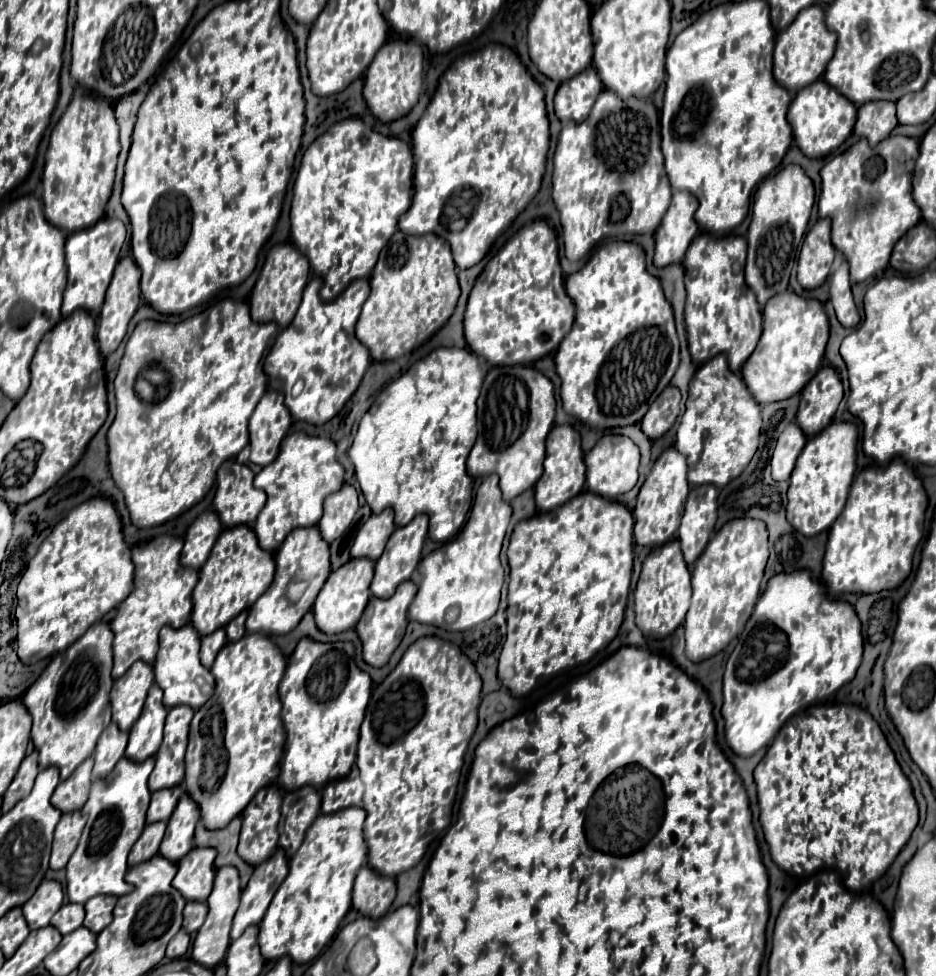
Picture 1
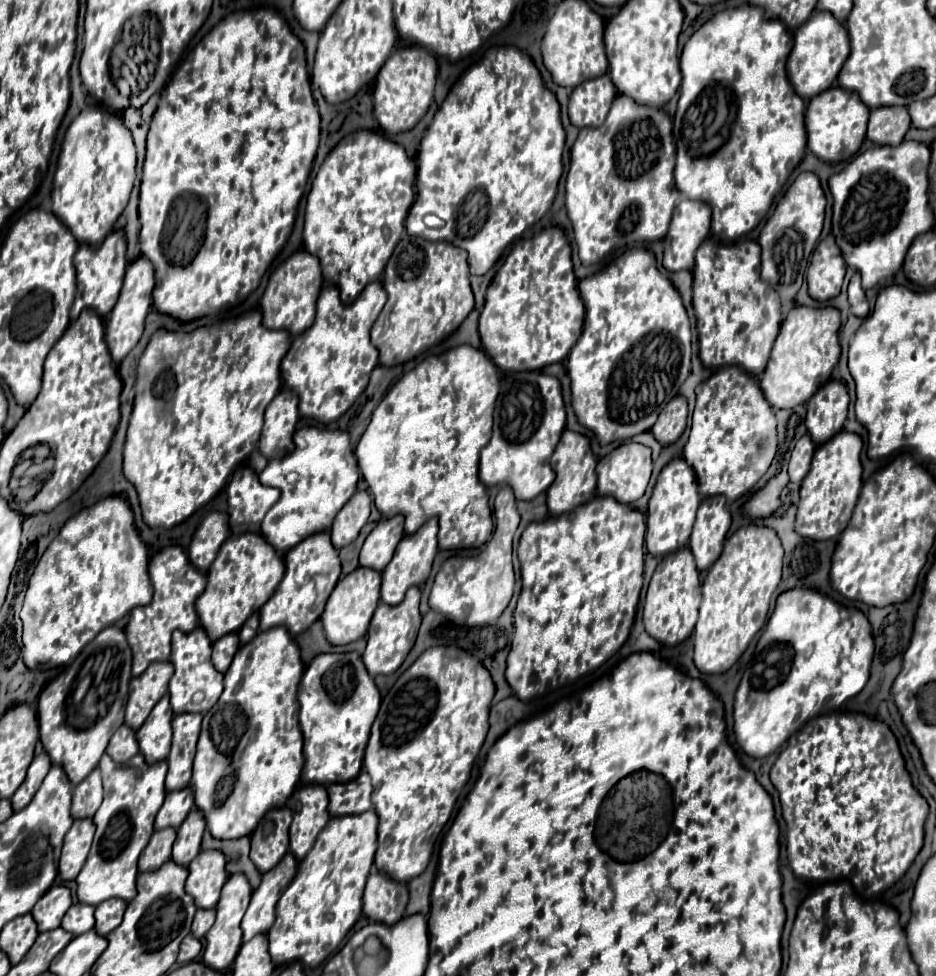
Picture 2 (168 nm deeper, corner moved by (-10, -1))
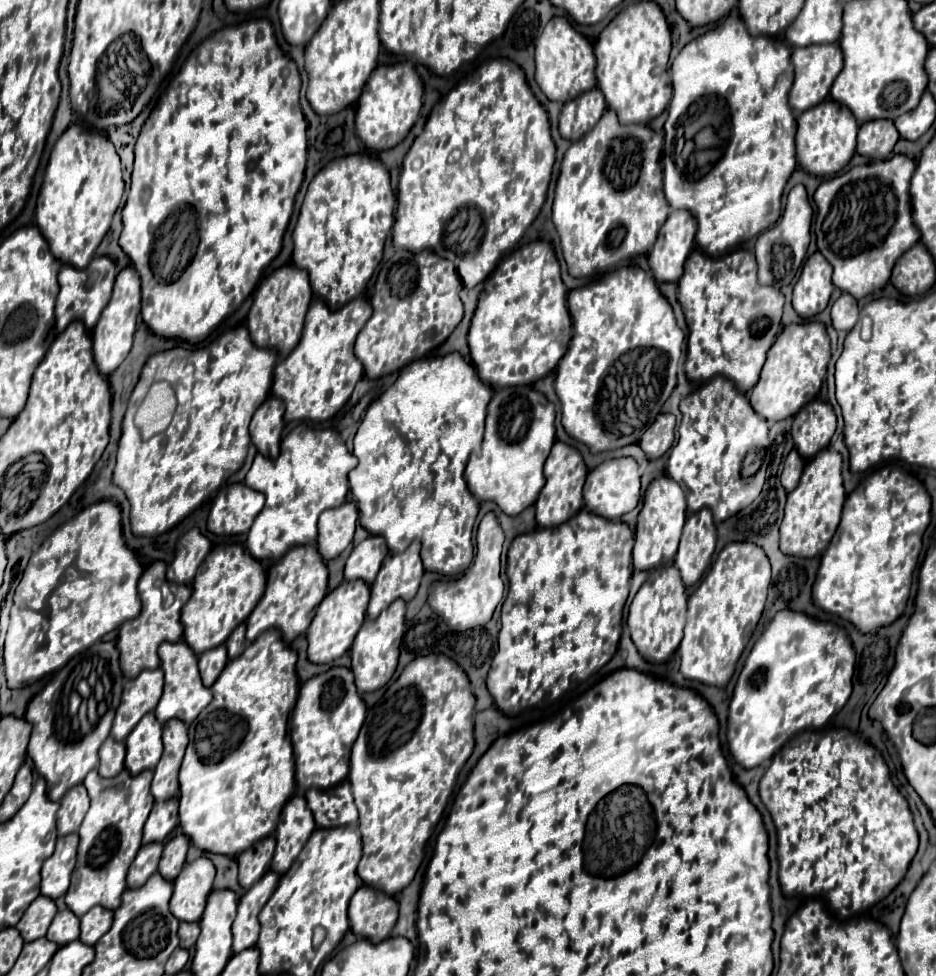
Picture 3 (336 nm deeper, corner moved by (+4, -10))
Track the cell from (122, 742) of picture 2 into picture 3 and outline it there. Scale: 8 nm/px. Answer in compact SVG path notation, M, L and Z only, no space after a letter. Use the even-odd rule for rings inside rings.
M111 736L99 748L99 774L103 778L117 776L125 766L125 742L117 742Z

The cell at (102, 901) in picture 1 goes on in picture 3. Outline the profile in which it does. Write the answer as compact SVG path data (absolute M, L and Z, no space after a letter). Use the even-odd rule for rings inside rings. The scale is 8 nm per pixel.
M95 906L91 908L85 916L81 916L81 936L79 940L87 946L93 946L109 928L113 922L113 912L103 908L103 906Z

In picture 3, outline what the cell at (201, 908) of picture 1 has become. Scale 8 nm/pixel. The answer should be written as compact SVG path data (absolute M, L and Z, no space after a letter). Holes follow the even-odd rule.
M181 922L179 926L179 940L181 948L193 948L199 936L199 922Z

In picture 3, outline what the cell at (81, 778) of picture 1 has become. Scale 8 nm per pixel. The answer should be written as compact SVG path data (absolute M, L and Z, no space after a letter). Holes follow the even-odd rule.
M77 784L61 798L61 808L57 812L57 834L67 836L77 832L87 810L89 810L87 790L83 784Z

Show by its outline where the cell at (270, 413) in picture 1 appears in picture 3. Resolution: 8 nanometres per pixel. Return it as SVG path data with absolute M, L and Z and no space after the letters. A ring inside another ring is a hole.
M269 396L259 406L259 410L253 414L253 420L249 426L251 440L257 452L271 460L279 456L279 442L281 442L281 432L283 432L283 412L285 412L283 400Z

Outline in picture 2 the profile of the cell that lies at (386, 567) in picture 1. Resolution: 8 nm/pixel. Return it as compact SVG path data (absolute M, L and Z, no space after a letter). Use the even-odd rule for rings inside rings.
M429 519L415 535L405 535L397 545L397 551L391 563L383 571L383 585L381 585L381 601L387 605L399 605L405 597L409 587L419 587L431 573L433 559L437 555L437 519Z

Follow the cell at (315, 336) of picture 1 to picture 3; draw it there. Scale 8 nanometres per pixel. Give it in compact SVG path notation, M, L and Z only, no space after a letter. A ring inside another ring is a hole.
M363 296L335 311L330 310L323 300L315 300L311 304L305 316L305 328L299 344L275 366L273 372L273 394L285 402L286 422L325 422L343 408L355 384L363 376L363 366L357 360L353 346L359 330L365 326L371 314L373 308Z

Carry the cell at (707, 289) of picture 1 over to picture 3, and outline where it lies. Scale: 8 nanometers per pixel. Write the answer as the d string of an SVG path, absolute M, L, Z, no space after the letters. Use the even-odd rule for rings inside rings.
M693 250L685 262L685 274L679 280L679 302L685 312L689 326L687 340L687 362L685 372L691 382L709 380L713 376L729 378L741 392L751 390L765 362L765 354L771 348L775 336L781 332L781 312L783 312L783 294L773 286L761 286L757 282L757 264L755 256L749 250L735 250L725 258L701 256L699 250Z

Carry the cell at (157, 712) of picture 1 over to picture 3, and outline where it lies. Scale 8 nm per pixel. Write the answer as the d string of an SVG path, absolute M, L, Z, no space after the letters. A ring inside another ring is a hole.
M149 712L137 728L127 736L125 740L127 756L125 756L125 768L135 776L143 770L153 770L161 758L163 744L161 744L161 724L157 722L155 714Z

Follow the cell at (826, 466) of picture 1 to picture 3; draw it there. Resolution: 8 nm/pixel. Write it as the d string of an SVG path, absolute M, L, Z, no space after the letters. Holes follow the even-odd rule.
M833 448L821 450L807 462L797 488L787 494L785 516L781 522L781 552L789 556L813 558L827 548L839 524L841 508L845 502L841 468L843 468L843 458Z

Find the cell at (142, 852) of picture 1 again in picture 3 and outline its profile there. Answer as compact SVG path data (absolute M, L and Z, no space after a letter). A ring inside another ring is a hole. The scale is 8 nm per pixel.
M151 842L151 844L141 846L141 852L137 852L137 856L127 872L127 886L129 888L139 888L149 880L149 876L157 870L161 852L163 852L163 844L159 844L159 842Z

